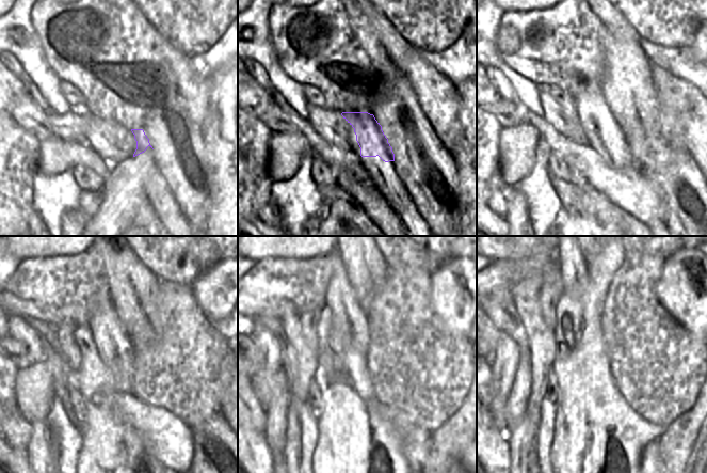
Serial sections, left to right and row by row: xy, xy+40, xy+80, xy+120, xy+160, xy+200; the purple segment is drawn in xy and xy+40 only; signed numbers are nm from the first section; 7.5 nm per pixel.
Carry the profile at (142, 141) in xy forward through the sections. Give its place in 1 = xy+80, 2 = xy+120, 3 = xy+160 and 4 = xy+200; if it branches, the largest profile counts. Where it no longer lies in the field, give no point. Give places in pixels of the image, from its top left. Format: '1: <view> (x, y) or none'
1: xy+80 (605, 135)
2: xy+120 (112, 340)
3: xy+160 (348, 320)
4: xy+200 (572, 263)

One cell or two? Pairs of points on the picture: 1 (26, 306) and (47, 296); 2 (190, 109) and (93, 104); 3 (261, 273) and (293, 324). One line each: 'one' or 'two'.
1: one
2: two
3: two

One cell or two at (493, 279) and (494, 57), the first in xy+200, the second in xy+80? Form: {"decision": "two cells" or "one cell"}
{"decision": "two cells"}

